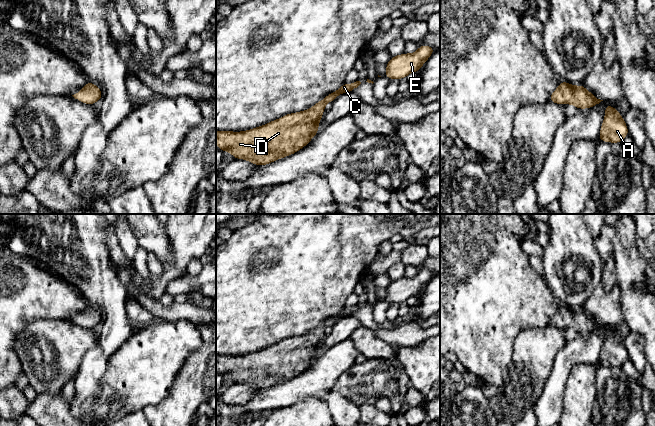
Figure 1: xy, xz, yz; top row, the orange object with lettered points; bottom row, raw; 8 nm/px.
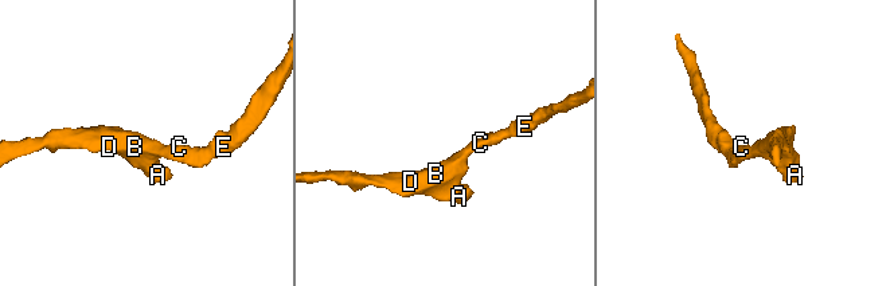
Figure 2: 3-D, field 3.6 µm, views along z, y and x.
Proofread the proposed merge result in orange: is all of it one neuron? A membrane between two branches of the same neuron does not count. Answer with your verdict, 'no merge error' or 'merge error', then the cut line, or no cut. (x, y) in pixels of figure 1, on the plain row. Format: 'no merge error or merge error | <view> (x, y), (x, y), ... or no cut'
no merge error | no cut

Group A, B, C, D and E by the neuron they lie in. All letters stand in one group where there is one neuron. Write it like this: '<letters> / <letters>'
A B C D E

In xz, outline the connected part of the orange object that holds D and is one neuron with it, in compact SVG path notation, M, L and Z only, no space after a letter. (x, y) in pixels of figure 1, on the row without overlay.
M360 305L344 307L308 334L289 337L254 353L216 355L216 368L223 377L229 375L234 383L245 383L257 390L292 379L320 355L317 350L325 335L325 328L332 327L340 318L350 317L360 308Z

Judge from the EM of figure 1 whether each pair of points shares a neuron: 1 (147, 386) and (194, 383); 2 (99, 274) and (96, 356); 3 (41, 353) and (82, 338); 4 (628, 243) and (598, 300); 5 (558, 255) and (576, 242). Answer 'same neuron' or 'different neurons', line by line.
1: different neurons
2: same neuron
3: same neuron
4: different neurons
5: same neuron

